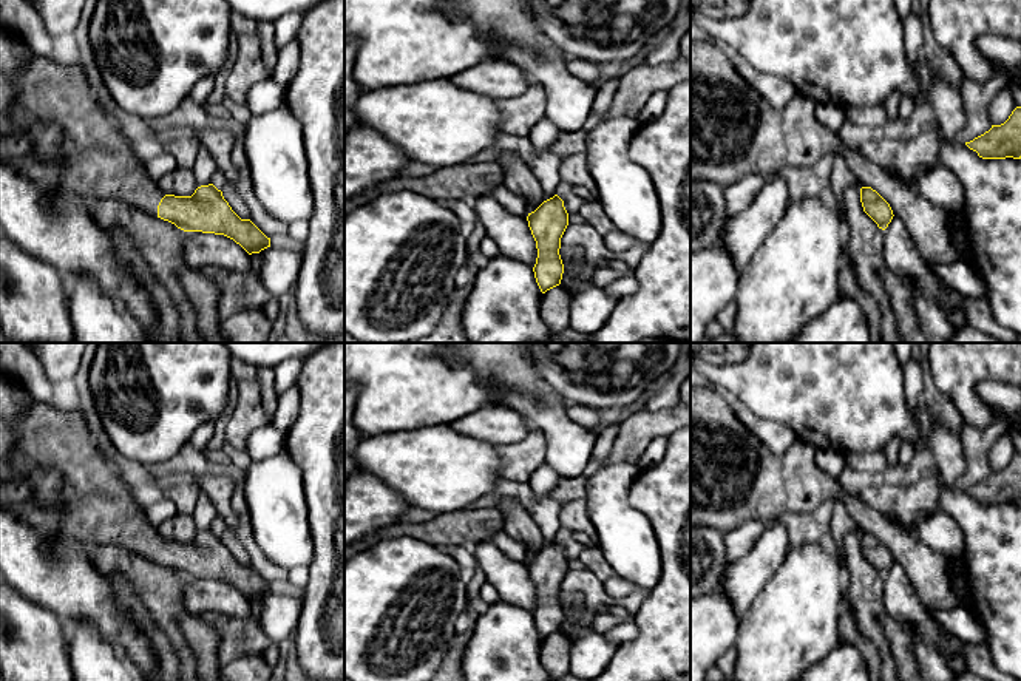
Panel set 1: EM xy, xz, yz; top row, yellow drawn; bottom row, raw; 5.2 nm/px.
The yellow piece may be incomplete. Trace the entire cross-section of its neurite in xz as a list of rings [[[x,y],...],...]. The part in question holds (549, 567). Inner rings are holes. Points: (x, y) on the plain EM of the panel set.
[[[555,540],[527,562],[536,587],[538,604],[533,613],[542,639],[561,630],[564,610],[559,601],[561,584],[568,571],[564,547]]]

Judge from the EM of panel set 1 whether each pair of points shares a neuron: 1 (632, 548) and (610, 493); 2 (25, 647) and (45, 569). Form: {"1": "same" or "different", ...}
{"1": "same", "2": "different"}

